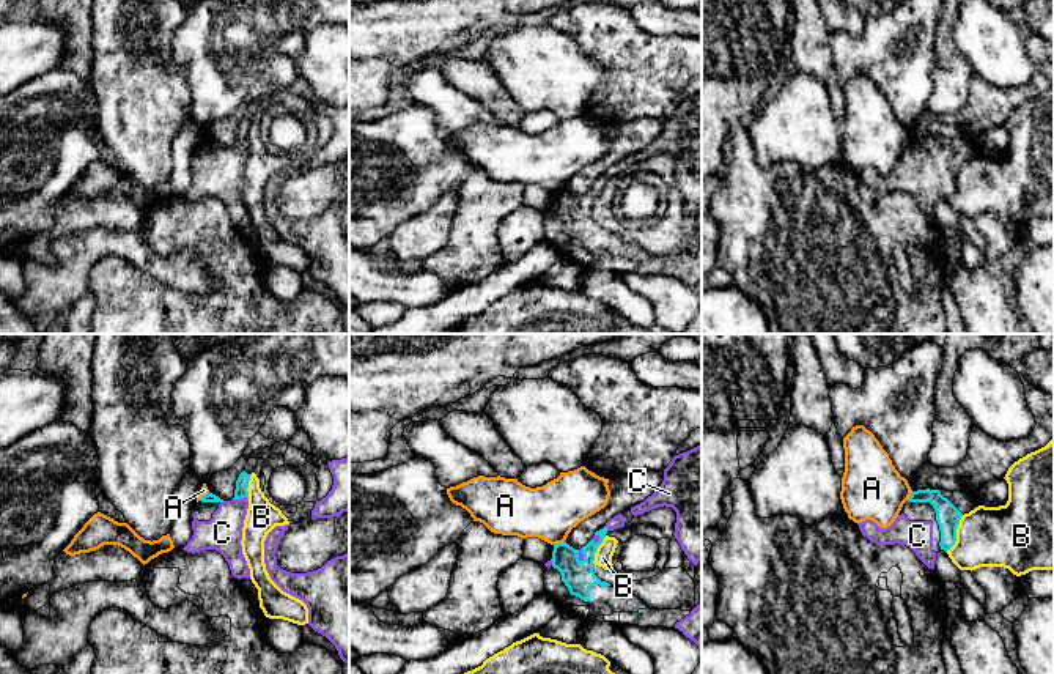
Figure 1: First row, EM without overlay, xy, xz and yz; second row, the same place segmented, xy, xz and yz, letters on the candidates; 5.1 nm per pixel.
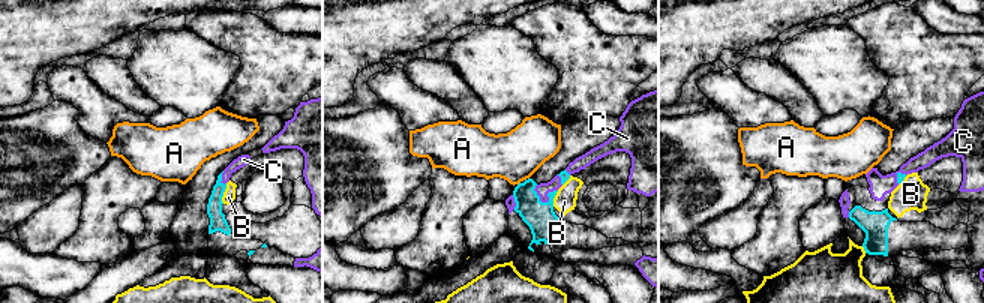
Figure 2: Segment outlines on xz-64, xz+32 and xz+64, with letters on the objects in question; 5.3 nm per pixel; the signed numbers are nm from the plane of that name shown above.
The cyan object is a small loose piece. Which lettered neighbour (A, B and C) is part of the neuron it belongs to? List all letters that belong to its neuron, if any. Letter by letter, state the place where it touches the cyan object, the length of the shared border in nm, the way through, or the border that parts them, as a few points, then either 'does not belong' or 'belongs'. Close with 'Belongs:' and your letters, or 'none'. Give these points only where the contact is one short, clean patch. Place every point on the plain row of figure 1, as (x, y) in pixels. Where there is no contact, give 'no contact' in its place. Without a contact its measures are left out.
A: contact xz (559, 191); length 60 nm; border xz (563, 188), (554, 192); does not belong
B: contact yz (955, 181); length 220 nm; does not belong
C: contact xy (239, 145); length 80 nm; belongs
Belongs: C

